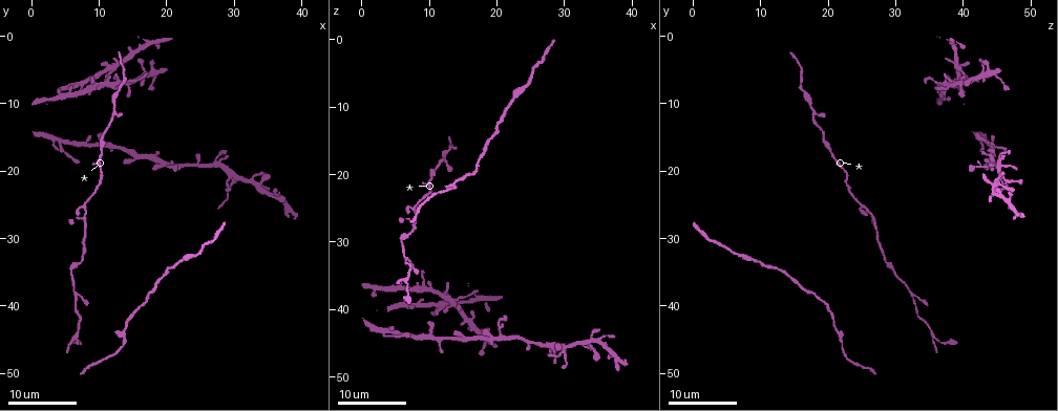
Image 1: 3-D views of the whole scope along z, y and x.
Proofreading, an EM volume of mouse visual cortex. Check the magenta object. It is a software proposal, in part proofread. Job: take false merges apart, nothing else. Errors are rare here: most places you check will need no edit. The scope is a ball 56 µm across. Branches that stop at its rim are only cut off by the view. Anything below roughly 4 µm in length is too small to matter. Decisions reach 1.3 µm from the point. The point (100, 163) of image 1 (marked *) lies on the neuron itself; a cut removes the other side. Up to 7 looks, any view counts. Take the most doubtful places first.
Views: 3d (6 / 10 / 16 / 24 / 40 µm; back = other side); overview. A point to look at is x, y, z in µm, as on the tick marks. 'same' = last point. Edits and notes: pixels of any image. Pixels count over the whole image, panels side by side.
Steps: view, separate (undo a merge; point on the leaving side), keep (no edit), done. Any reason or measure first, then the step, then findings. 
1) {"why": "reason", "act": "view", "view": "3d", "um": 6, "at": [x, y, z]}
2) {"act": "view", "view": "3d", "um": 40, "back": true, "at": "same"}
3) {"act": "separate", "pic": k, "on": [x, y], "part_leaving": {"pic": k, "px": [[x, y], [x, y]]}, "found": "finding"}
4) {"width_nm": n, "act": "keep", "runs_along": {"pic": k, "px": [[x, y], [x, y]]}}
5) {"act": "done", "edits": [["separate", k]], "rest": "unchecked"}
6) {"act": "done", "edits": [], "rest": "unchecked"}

{"why": "thin arm on a thick one", "act": "view", "view": "3d", "um": 16, "at": [30.0, 21.0, 46.5]}

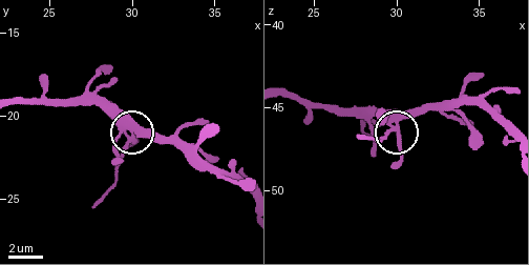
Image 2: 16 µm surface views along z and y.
{"why": "zoom in", "act": "view", "view": "3d", "um": 6, "at": [30.0, 21.0, 45.9]}

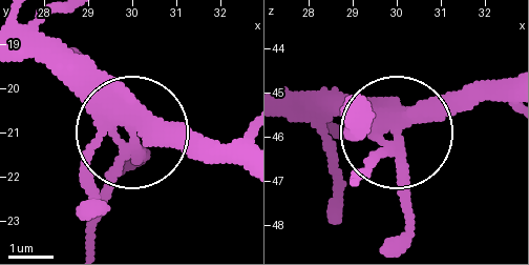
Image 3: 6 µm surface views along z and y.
{"act": "keep", "runs_along": {"pic": 3, "px": [[22, 58], [67, 69], [124, 126], [93, 224]]}, "found": "continuous, no second neuron"}

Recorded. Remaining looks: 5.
{"why": "looks like a crossing", "act": "view", "view": "3d", "um": 16, "at": [12.5, 12.0, 18.5]}

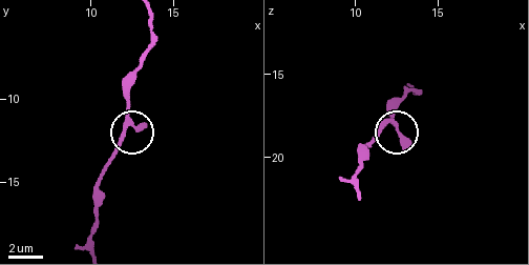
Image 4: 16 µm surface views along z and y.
{"act": "view", "view": "3d", "um": 10, "at": [12.8, 11.7, 18.4]}

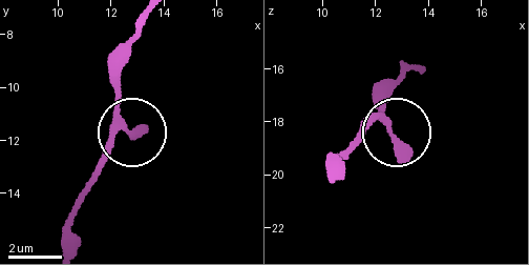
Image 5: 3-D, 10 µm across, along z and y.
{"act": "keep", "runs_along": {"pic": 5, "px": [[67, 246], [77, 199], [126, 128], [122, 72]]}, "found": "one neuron here"}

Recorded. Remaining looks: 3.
{"why": "four-way junction", "act": "view", "view": "3d", "um": 24, "at": [13.5, 7.0, 39.5]}

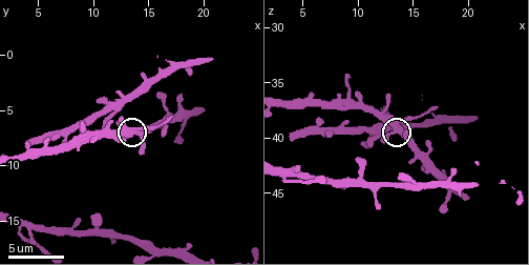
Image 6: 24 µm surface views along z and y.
{"act": "view", "view": "3d", "um": 10, "at": [13.4, 7.0, 39.2]}

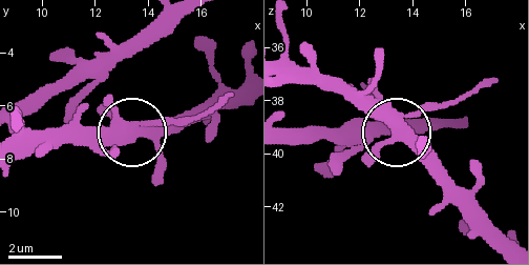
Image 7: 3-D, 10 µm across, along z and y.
{"side_arm_um": 11, "arms": 4, "act": "keep", "found": "all the same neuron"}

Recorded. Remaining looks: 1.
{"act": "done", "edits": [], "rest": "unchecked"}

